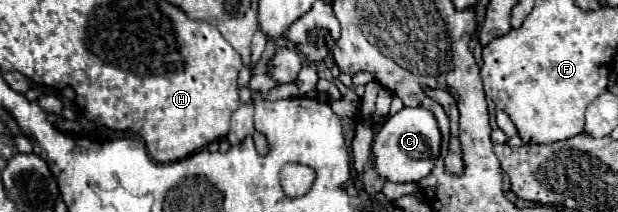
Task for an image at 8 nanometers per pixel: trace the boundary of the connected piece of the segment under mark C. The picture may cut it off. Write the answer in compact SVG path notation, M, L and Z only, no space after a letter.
M403 108L397 114L389 116L387 122L377 130L373 138L373 156L375 156L375 172L389 182L419 182L425 178L439 156L441 132L437 128L437 120L425 108Z

